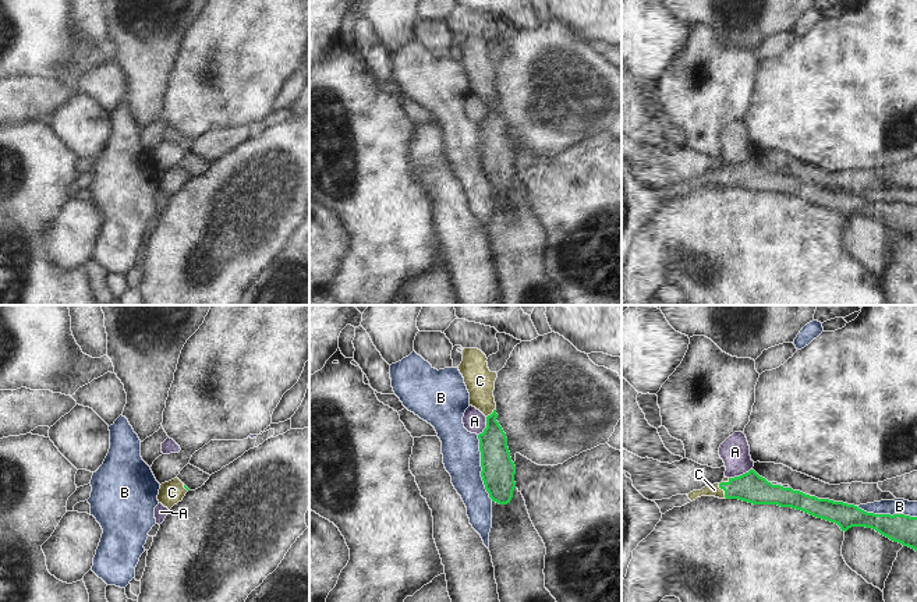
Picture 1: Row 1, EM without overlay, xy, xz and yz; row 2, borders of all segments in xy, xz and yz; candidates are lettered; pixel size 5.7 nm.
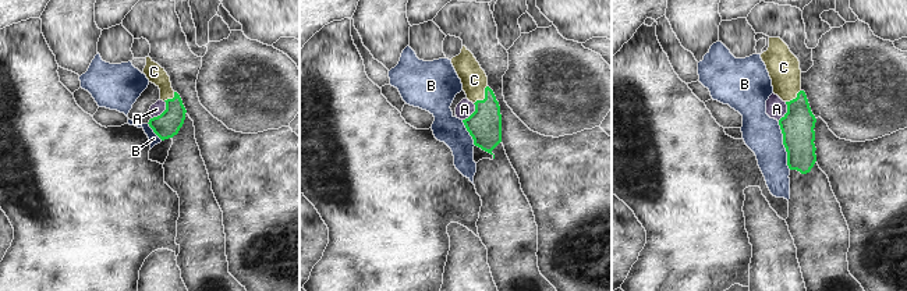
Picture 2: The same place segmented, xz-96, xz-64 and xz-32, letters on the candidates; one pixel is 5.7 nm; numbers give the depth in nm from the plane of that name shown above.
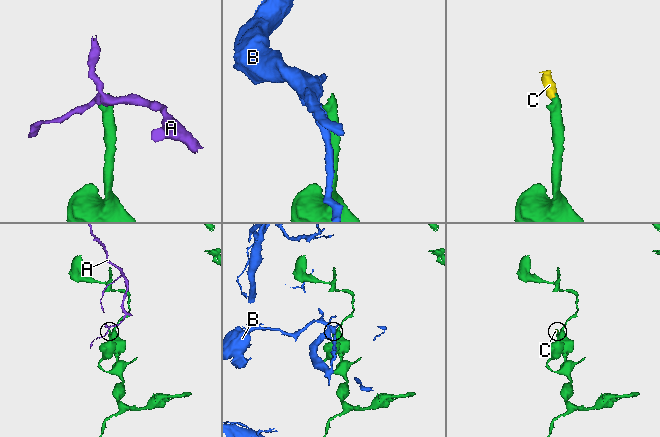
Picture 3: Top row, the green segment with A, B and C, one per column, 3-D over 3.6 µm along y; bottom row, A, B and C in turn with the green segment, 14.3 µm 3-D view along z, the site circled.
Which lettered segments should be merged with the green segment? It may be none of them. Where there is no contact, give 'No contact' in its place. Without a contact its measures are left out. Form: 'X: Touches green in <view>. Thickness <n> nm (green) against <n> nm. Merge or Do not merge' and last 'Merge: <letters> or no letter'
A: Touches green in yz. Thickness 170 nm (green) against 170 nm. Do not merge
B: Touches green in xz. Thickness 190 nm (green) against 220 nm. Do not merge
C: Touches green in yz. Thickness 170 nm (green) against 70 nm. Merge
Merge: C

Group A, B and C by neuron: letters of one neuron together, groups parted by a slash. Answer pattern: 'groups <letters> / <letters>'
groups A / B / C

